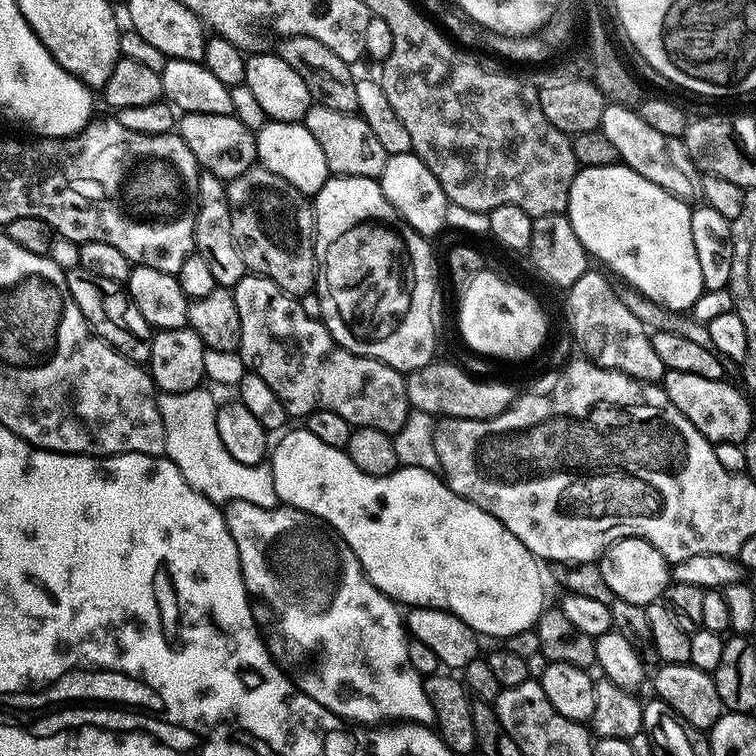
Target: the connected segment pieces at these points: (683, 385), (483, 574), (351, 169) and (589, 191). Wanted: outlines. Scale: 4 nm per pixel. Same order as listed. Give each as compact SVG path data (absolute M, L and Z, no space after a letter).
M665 371L662 377L662 387L665 394L678 406L678 410L702 433L713 445L722 442L743 444L744 440L754 430L752 424L752 408L749 397L739 387L728 384L727 379L711 380L701 378L698 374Z
M300 426L293 432L287 432L283 433L285 436L277 444L275 441L270 452L270 467L274 478L277 501L281 505L302 510L317 521L329 520L336 527L337 533L335 532L335 535L356 555L356 561L359 562L364 575L368 577L368 581L379 592L391 596L393 600L404 606L440 608L444 612L452 612L458 618L462 618L462 622L469 624L481 637L501 636L501 638L507 638L519 632L529 631L540 619L540 614L545 611L546 604L544 604L544 584L540 581L539 566L541 567L541 565L538 563L537 557L533 556L530 550L526 550L526 546L522 546L522 542L518 542L518 538L514 538L514 534L510 534L510 530L506 530L506 526L502 526L502 522L498 522L498 518L494 518L489 512L483 512L481 508L474 506L474 502L459 496L453 488L448 487L447 483L435 471L399 467L388 476L362 474L362 470L358 470L358 466L354 466L354 462L350 462L345 449L326 446L326 442L314 438L314 434L310 434L307 427Z
M313 103L305 114L302 123L314 134L315 141L326 156L326 166L332 176L371 176L379 178L386 166L389 155L382 150L374 130L366 126L359 114L330 110L326 106Z
M621 162L607 164L606 166L594 166L593 168L581 167L572 180L566 209L570 226L574 230L576 237L582 242L584 251L588 253L589 257L596 259L597 256L610 271L617 272L617 274L625 280L623 283L627 285L627 287L635 288L636 291L639 292L641 296L645 296L647 300L652 300L655 304L661 304L663 308L668 308L672 312L679 313L691 309L698 297L703 296L706 291L704 283L702 282L702 270L698 267L698 256L694 254L694 237L690 235L691 213L692 208L687 199L680 199L674 193L667 192L662 186L647 181L642 175L636 173Z

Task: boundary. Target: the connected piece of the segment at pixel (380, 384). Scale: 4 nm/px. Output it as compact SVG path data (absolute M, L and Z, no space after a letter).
M246 274L231 289L234 306L238 310L240 323L240 347L238 349L245 369L254 371L282 402L289 417L307 418L311 412L334 410L342 414L346 422L358 428L373 428L389 434L398 433L406 426L410 413L408 403L408 381L405 373L386 366L386 362L375 360L370 354L359 356L359 351L340 343L330 334L325 321L306 314L297 297L284 292L270 278L259 274Z

